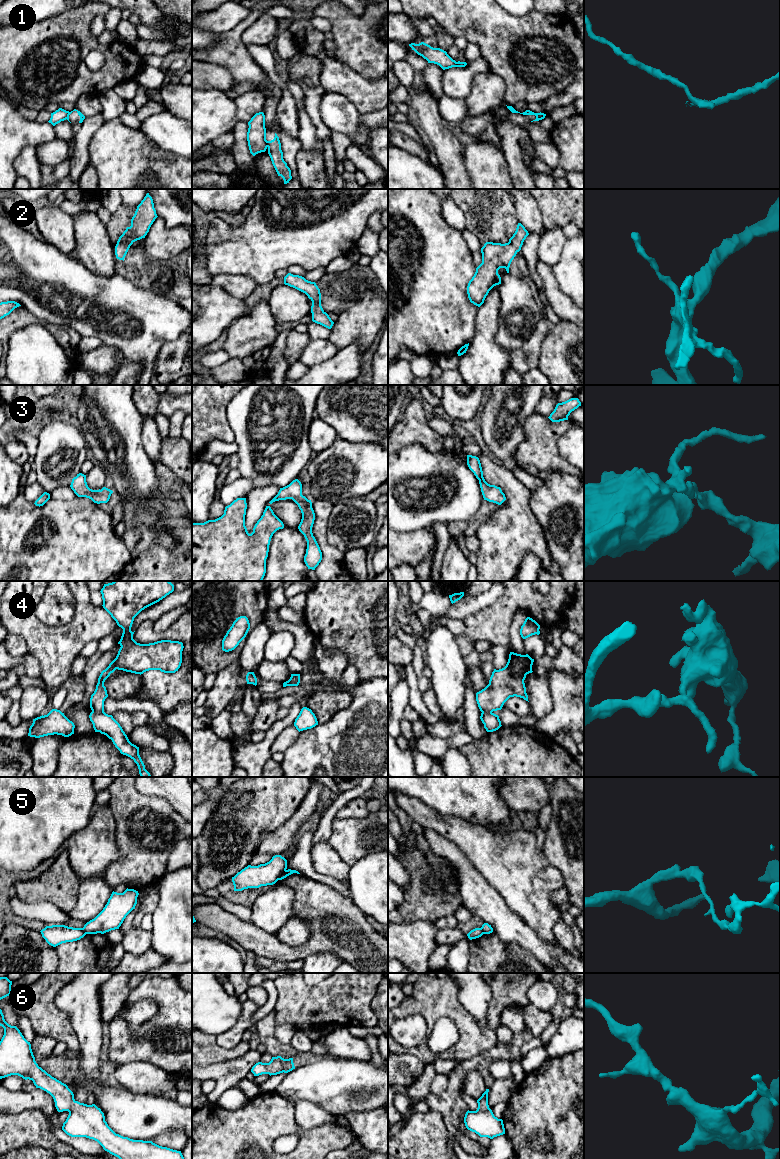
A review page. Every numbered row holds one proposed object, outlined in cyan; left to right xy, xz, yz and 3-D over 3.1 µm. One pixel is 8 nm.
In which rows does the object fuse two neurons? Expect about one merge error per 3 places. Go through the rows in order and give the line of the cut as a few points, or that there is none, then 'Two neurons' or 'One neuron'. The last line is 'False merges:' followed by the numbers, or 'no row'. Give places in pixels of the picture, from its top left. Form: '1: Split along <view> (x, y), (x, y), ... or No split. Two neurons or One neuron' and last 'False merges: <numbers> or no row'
1: Split along xz (265, 133), (265, 143), (267, 146). Two neurons
2: No split. One neuron
3: No split. One neuron
4: Split along xy (92, 710), (103, 711). Two neurons
5: Split along xz (285, 869), (278, 879). Two neurons
6: No split. One neuron
False merges: 1, 4, 5

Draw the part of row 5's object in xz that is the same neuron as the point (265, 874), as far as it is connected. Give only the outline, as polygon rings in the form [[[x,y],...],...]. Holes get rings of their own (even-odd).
[[[281,855],[273,856],[265,864],[258,866],[248,865],[232,877],[234,891],[273,885],[279,880],[280,875],[286,869],[287,860]]]

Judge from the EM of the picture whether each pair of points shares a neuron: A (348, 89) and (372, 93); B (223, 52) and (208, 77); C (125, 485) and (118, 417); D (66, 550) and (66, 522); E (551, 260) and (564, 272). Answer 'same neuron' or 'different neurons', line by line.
A: same neuron
B: different neurons
C: same neuron
D: same neuron
E: different neurons

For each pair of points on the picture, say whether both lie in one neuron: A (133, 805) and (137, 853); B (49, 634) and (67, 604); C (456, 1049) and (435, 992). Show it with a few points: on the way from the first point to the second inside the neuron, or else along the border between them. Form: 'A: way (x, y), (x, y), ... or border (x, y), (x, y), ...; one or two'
A: way (125, 817), (123, 832), (130, 841); one
B: border (74, 612), (59, 625), (39, 618); two
C: way (464, 1035), (464, 1021), (449, 1006); one

